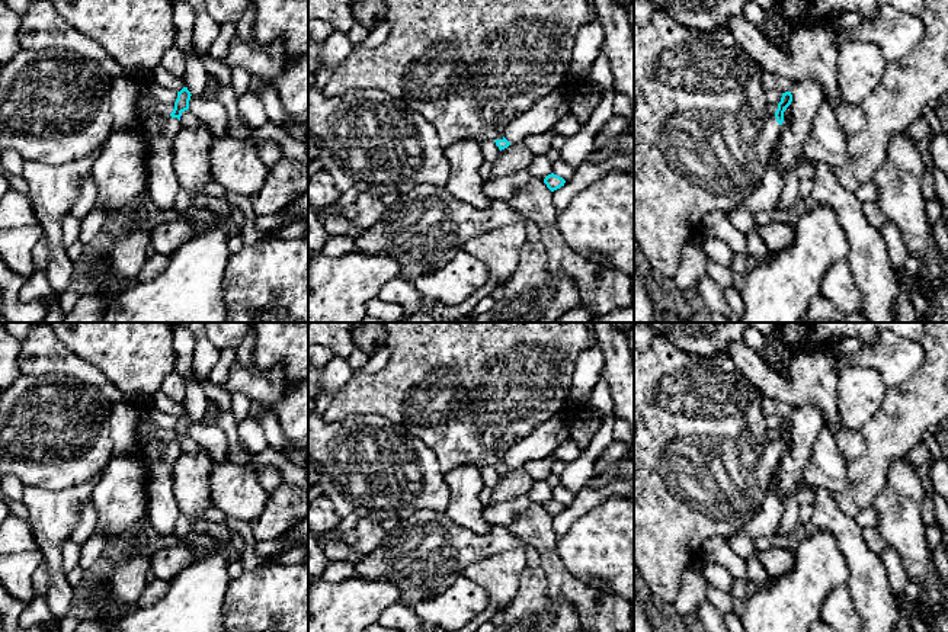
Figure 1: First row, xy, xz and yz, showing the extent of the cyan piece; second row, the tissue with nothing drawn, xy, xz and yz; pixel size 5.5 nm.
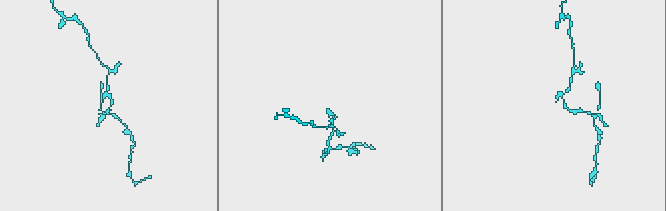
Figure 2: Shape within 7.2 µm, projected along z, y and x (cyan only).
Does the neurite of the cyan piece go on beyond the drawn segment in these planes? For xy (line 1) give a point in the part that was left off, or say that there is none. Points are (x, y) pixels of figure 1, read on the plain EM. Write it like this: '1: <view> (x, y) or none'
1: xy (127, 417)

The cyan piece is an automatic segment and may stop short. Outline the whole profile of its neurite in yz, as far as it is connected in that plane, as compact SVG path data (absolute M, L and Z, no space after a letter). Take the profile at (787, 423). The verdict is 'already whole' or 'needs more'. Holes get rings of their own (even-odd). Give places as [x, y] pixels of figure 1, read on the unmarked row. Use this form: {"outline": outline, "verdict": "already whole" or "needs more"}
{"outline": "M654 334L647 350L638 350L634 346L634 567L651 590L653 596L660 597L663 603L675 601L680 591L685 568L701 558L704 543L711 536L728 539L742 533L746 523L762 506L772 484L774 471L781 459L784 437L792 427L791 417L782 418L776 437L771 440L768 437L769 427L766 424L766 417L762 413L762 398L760 391L739 370L728 355L701 357L685 353L660 334Z", "verdict": "needs more"}

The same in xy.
{"outline": "M119 401L111 405L109 432L113 440L113 456L137 455L147 469L148 482L151 469L164 462L173 468L182 453L180 442L189 434L190 417L183 413L177 417L172 439L144 440L140 427L144 421L151 421L148 410L135 401Z", "verdict": "needs more"}

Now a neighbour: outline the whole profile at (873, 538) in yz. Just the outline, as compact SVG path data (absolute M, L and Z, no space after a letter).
M875 527L864 529L867 545L875 552L883 552L888 545L881 539L878 530Z

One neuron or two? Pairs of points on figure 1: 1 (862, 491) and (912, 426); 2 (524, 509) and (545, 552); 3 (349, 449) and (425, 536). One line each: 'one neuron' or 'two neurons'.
1: one neuron
2: one neuron
3: two neurons

